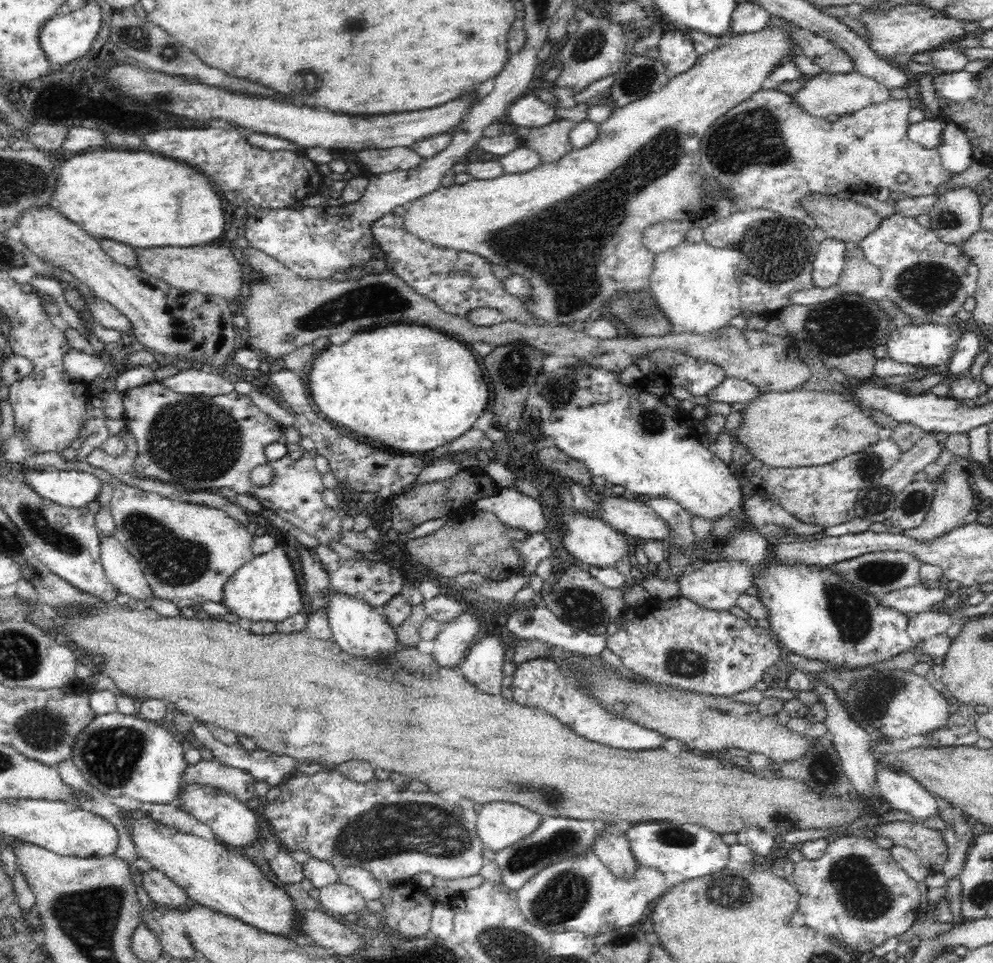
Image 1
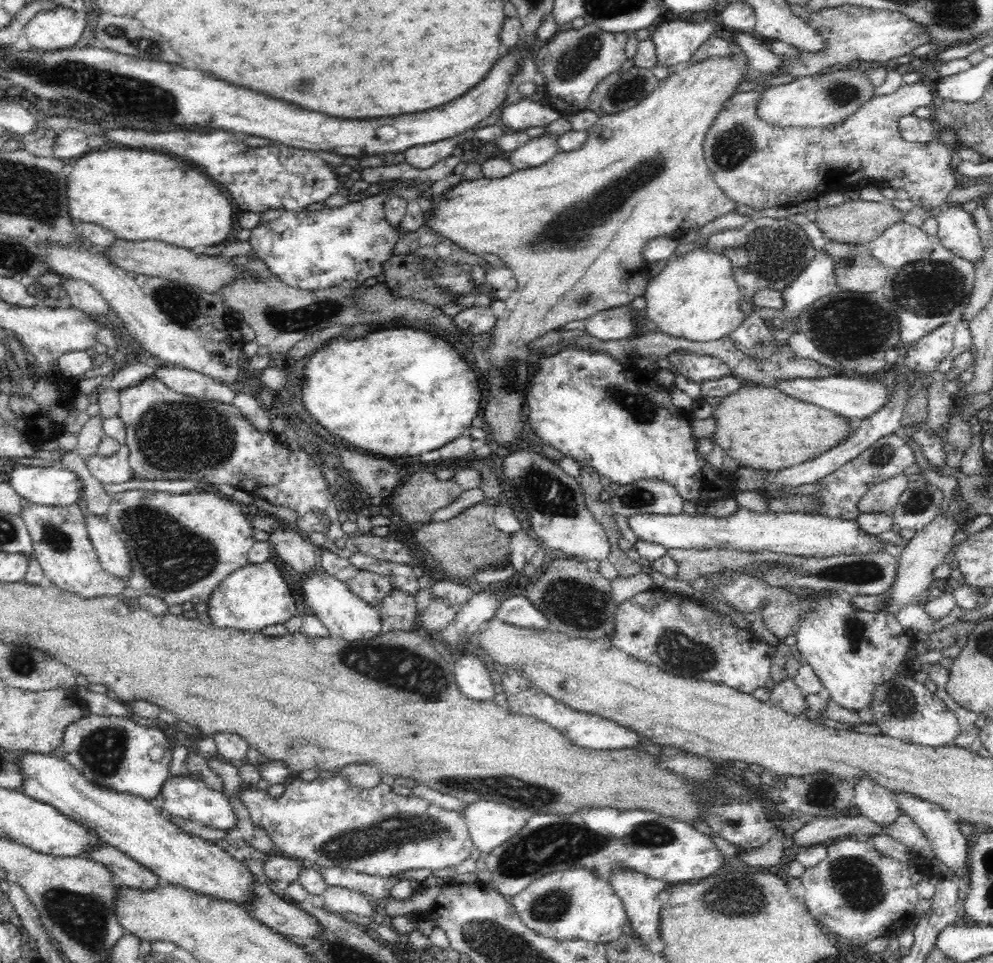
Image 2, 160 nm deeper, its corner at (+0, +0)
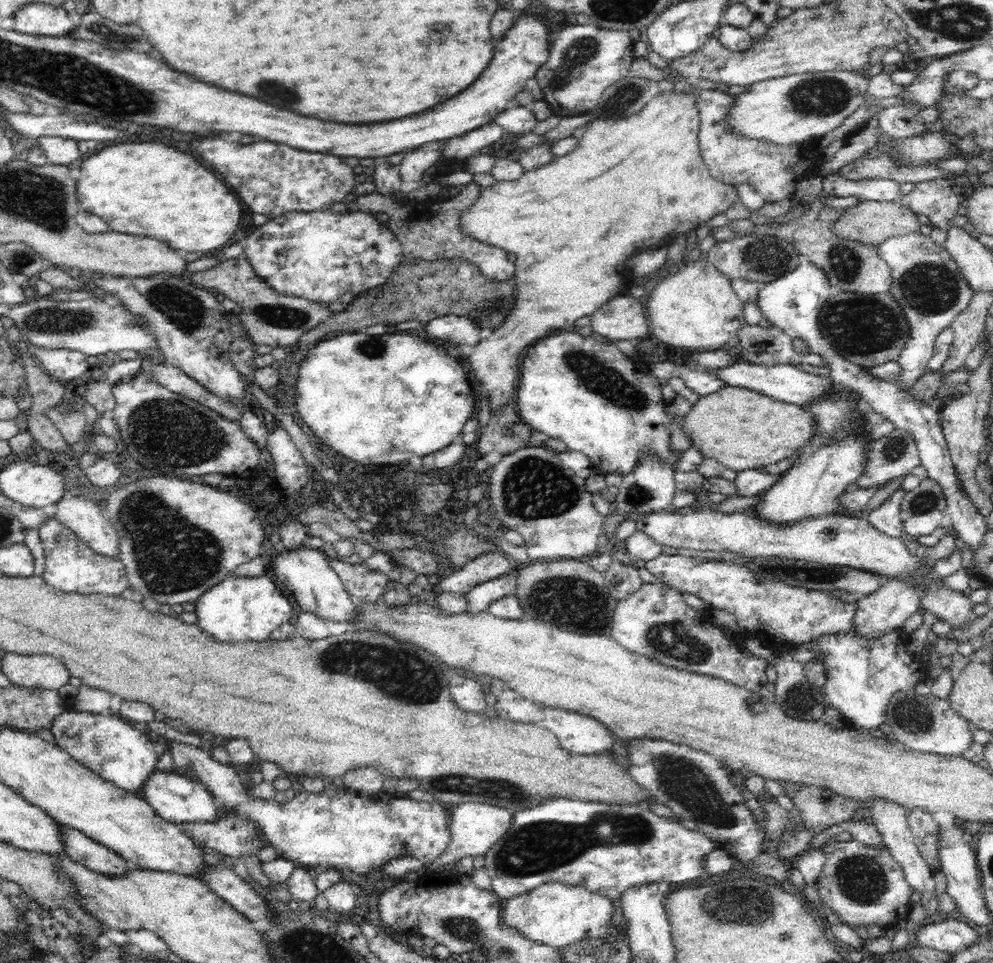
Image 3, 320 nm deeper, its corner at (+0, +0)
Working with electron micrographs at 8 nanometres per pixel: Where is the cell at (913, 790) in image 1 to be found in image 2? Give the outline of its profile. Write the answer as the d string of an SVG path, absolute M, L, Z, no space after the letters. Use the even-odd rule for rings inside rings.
M897 794L898 807L901 813L912 817L914 822L924 831L924 834L930 839L935 857L945 864L949 870L956 875L965 887L968 882L968 840L966 835L962 834L959 827L959 821L953 820L950 815L940 808L937 804L920 800L911 794Z

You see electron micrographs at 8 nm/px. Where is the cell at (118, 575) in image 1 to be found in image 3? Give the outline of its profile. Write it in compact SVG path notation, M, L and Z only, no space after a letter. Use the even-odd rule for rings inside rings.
M83 495L64 496L57 502L58 509L55 518L67 526L80 539L83 540L98 555L119 558L118 533L108 517L103 514L103 508Z

